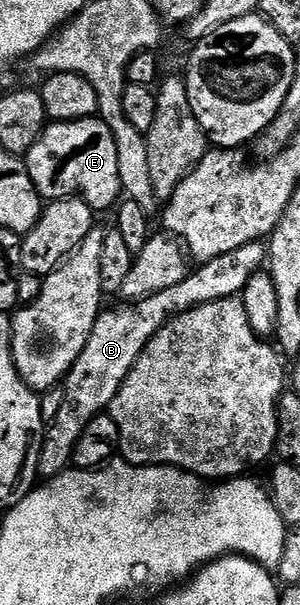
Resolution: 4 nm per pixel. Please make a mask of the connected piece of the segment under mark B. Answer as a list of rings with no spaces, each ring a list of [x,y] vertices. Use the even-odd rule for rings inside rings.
[[[263,241],[245,243],[245,247],[237,247],[237,251],[225,251],[225,255],[217,255],[217,259],[202,262],[195,267],[199,269],[192,268],[187,277],[181,279],[176,286],[149,297],[123,303],[120,309],[100,312],[77,363],[73,363],[62,382],[64,402],[61,403],[55,421],[46,426],[39,451],[39,473],[47,479],[58,477],[72,464],[75,440],[92,419],[100,416],[110,406],[129,371],[147,344],[154,339],[158,329],[162,329],[171,318],[196,309],[198,305],[223,301],[226,297],[238,298],[249,279],[264,268],[268,257]]]

